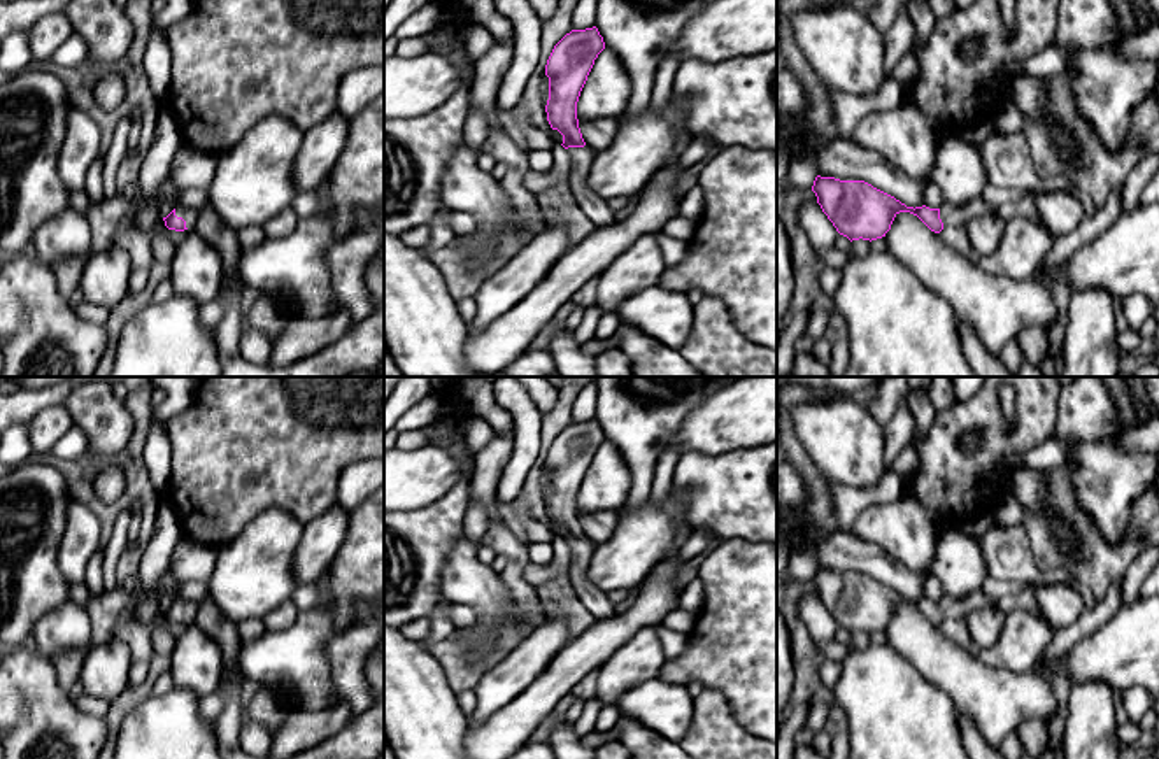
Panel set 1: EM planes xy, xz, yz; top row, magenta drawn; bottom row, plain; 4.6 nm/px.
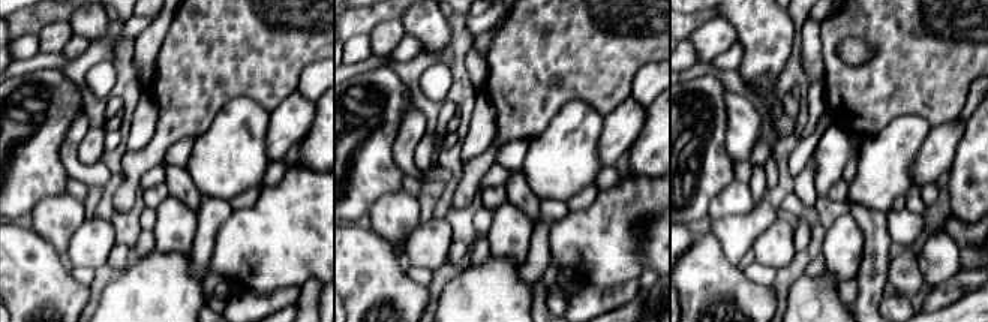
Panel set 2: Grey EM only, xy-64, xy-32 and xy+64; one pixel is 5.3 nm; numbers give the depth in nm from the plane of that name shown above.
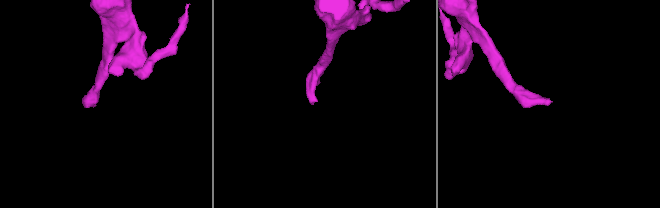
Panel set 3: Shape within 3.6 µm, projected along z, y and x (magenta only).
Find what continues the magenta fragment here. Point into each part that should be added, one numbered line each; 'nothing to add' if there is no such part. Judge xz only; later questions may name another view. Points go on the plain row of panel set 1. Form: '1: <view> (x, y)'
1: xz (595, 600)

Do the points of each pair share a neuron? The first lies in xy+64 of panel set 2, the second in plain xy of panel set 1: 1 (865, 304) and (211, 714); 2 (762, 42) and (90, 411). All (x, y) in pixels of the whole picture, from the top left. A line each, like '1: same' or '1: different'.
1: different
2: same

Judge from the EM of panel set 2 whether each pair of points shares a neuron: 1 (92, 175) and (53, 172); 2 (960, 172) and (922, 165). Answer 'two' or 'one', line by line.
1: two
2: two

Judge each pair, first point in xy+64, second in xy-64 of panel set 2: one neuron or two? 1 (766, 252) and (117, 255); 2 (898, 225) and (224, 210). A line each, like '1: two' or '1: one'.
1: two
2: two

